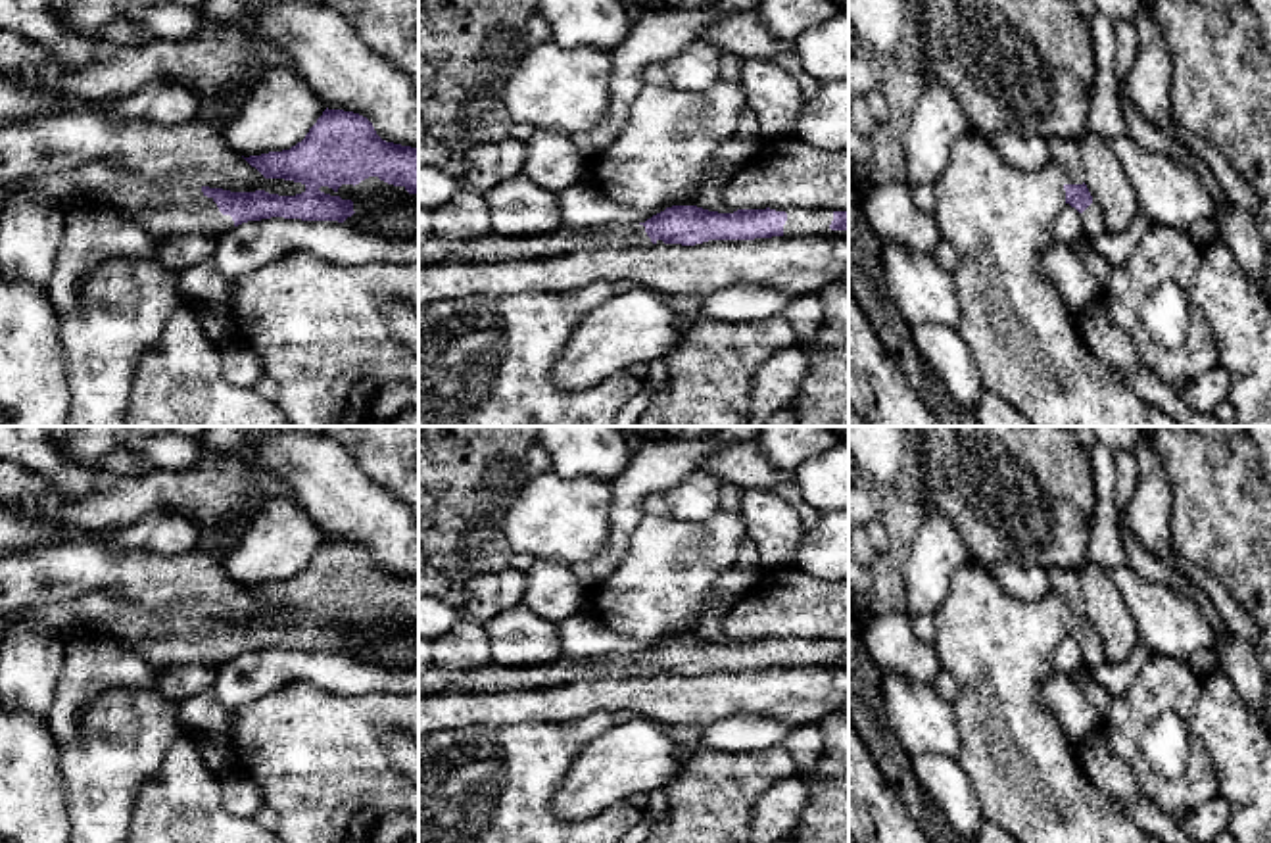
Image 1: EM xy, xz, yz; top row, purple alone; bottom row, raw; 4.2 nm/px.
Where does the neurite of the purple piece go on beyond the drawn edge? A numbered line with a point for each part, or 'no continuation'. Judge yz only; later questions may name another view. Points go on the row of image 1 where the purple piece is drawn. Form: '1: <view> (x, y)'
1: yz (1066, 152)

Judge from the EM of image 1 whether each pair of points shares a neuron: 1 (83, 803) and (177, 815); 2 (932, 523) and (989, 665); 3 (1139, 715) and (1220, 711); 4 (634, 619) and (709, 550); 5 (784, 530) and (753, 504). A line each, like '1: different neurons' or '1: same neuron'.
1: different neurons
2: different neurons
3: different neurons
4: same neuron
5: same neuron

